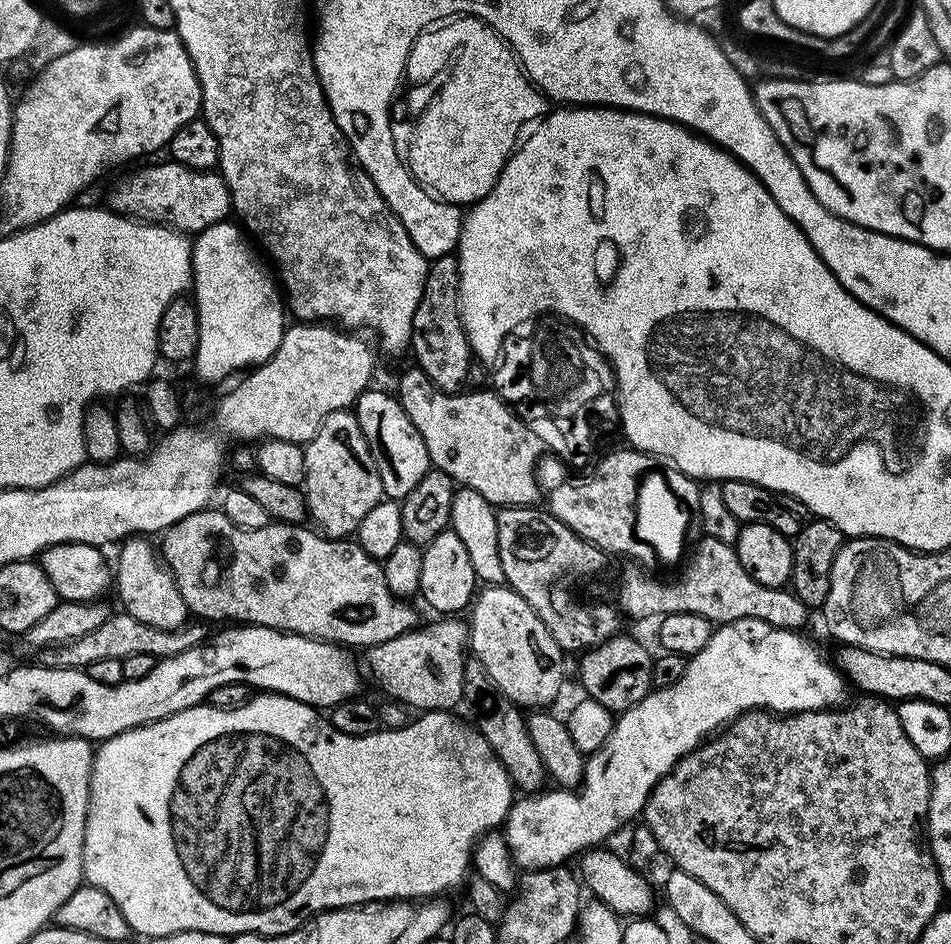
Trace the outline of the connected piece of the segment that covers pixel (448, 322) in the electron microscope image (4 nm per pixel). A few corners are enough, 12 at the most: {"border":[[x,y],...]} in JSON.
{"border":[[460,261],[429,263],[414,310],[415,367],[443,392],[474,357],[460,321]]}

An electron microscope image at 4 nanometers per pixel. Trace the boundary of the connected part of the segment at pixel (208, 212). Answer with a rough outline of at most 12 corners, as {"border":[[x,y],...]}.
{"border":[[174,159],[122,177],[107,207],[199,234],[229,219],[219,171]]}

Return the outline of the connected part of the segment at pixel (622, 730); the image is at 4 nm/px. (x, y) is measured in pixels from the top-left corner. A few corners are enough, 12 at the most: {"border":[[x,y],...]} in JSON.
{"border":[[719,625],[674,686],[619,713],[579,790],[524,794],[517,869],[554,868],[643,813],[743,716],[843,705],[799,631]]}

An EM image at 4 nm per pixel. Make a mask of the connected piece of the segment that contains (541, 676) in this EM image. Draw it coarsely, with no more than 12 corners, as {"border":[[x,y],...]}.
{"border":[[484,586],[470,652],[524,710],[564,684],[565,653],[514,589]]}

